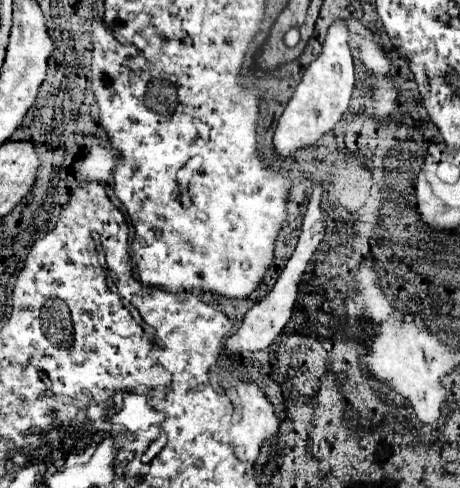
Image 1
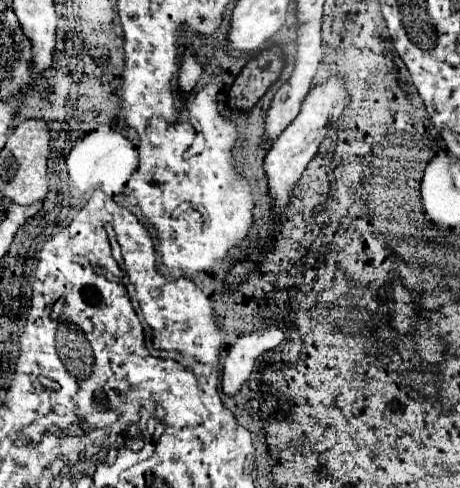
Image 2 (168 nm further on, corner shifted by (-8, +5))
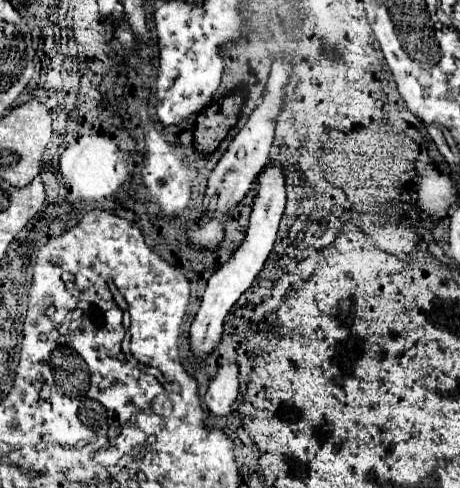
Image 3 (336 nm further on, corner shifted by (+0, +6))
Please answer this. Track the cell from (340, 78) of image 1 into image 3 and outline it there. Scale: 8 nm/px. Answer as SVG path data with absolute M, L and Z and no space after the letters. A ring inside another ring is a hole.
M266 166L258 180L258 196L254 202L254 210L250 216L250 226L246 232L246 240L244 244L234 252L234 256L214 272L214 276L210 278L204 298L202 298L202 306L192 322L190 328L190 350L194 354L194 358L206 360L220 344L222 340L222 326L224 326L224 316L228 314L228 310L234 306L234 302L252 286L256 274L262 270L274 242L276 242L276 232L278 232L278 224L286 206L286 186L284 186L284 172L280 166Z

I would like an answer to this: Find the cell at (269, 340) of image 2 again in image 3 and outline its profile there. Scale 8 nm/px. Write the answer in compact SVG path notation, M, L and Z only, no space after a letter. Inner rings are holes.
M222 366L216 378L210 382L204 402L212 416L228 416L234 400L238 396L238 366Z

